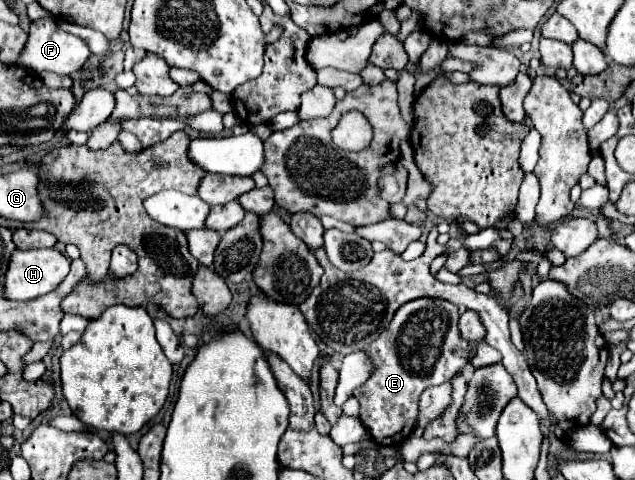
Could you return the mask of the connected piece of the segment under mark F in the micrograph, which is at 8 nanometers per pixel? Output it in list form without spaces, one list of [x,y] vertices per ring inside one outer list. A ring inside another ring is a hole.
[[[39,19],[29,29],[29,41],[27,41],[27,47],[21,53],[21,59],[19,59],[17,65],[33,69],[35,73],[51,71],[51,73],[57,73],[57,75],[73,75],[75,71],[79,71],[83,67],[83,63],[89,57],[91,57],[91,51],[81,37],[61,31],[57,27],[57,23],[53,23],[53,21]]]

